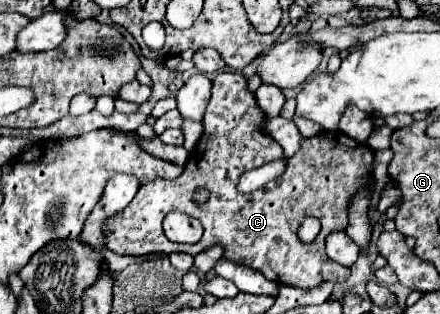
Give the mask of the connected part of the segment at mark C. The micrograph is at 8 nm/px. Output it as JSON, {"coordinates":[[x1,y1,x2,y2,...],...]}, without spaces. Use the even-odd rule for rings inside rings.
{"coordinates":[[219,73,213,79,213,95,203,117,203,137,191,151,183,175,171,181,155,179,143,185,131,201,131,207,123,209,107,223,107,247,119,255,169,255,171,251,197,255,219,243,225,247,227,259,245,263,275,283,313,289,323,281,347,281,351,267,343,267,327,257,325,237,333,229,347,227,347,201,371,175,373,151,341,131,323,131,301,141,299,153,287,159,283,175,255,193,241,195,235,187,243,171,283,159,281,145,263,129,265,119,267,115,259,107,255,93,249,91,247,79,241,73],[197,189,209,191,205,203,195,203,193,197],[171,211,199,219,205,229,201,241,193,245,169,241,161,223],[305,217,315,217,321,223,321,233,309,245,303,245,297,235]]}

